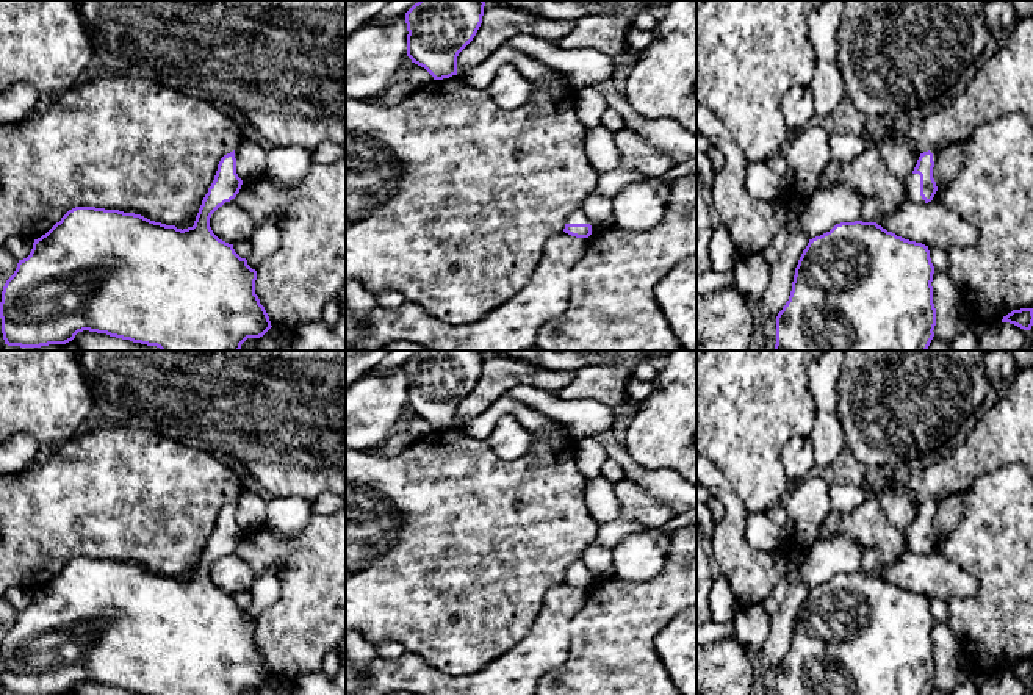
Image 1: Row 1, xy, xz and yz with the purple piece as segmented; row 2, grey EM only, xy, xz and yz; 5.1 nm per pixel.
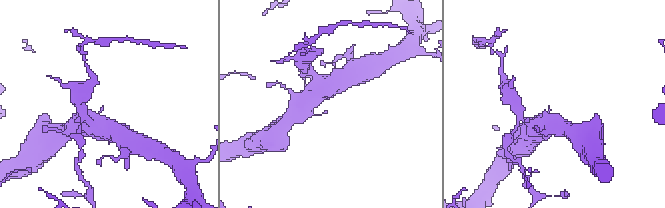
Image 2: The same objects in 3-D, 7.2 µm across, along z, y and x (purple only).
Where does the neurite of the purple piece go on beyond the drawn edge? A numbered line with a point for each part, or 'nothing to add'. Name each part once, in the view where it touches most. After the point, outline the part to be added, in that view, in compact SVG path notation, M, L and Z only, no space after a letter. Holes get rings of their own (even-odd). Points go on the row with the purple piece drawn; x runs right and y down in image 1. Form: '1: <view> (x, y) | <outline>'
1: yz (913, 182) | M911 174L906 178L906 189L908 189L906 199L916 203L925 203L925 200L920 196L920 175L919 174Z

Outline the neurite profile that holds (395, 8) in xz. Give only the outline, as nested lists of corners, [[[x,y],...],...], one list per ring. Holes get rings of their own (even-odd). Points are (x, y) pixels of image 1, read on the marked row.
[[[390,0],[371,20],[369,23],[380,23],[387,27],[394,19],[407,13],[419,0]]]

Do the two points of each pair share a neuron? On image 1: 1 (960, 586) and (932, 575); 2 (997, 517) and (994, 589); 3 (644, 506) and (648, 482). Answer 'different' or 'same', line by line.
1: same
2: same
3: different

